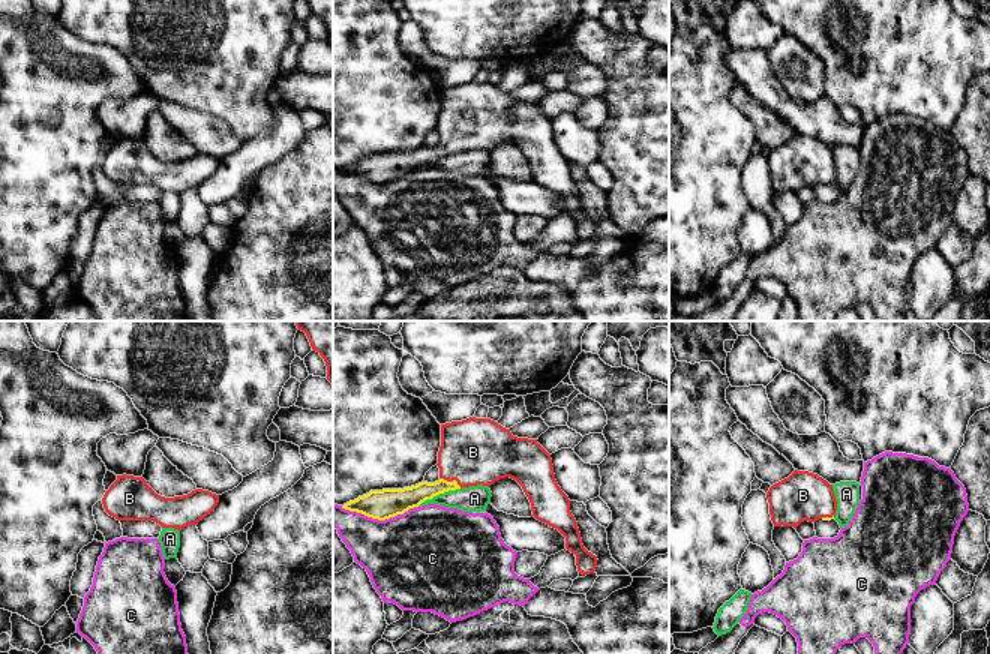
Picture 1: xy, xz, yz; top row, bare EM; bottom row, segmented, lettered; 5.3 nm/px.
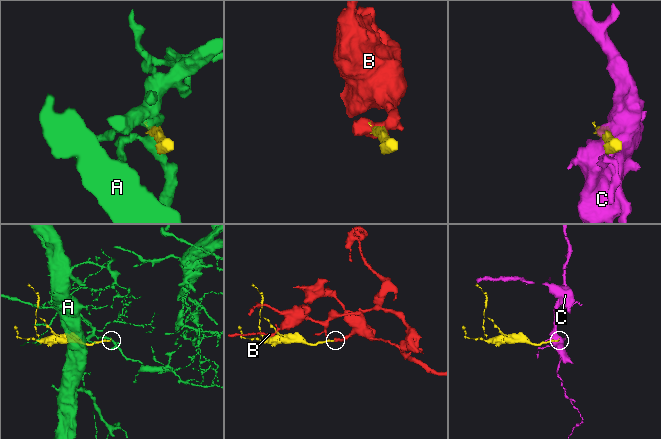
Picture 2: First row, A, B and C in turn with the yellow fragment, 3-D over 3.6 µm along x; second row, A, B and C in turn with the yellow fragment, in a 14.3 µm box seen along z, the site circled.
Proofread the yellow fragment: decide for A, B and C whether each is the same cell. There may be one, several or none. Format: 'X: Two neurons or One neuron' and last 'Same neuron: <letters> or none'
A: Two neurons
B: One neuron
C: Two neurons
Same neuron: B

